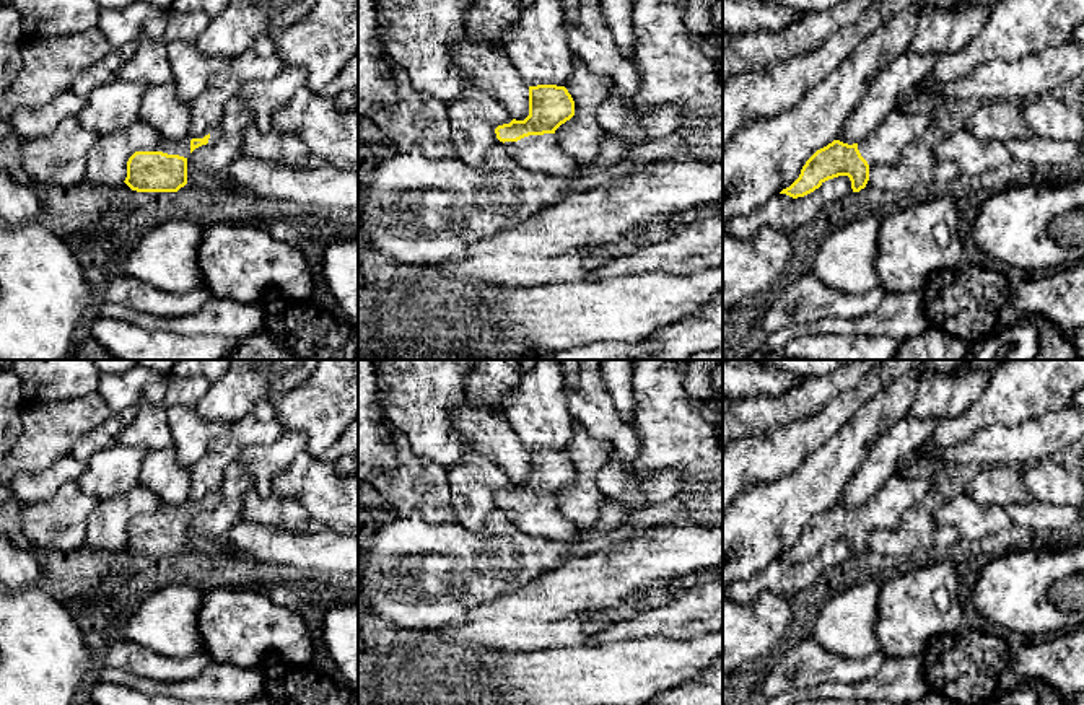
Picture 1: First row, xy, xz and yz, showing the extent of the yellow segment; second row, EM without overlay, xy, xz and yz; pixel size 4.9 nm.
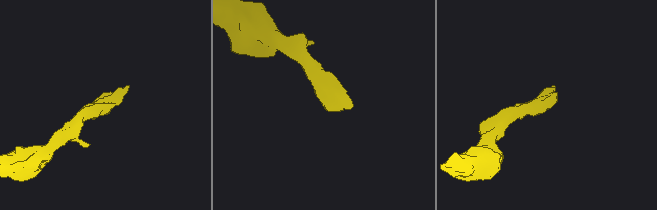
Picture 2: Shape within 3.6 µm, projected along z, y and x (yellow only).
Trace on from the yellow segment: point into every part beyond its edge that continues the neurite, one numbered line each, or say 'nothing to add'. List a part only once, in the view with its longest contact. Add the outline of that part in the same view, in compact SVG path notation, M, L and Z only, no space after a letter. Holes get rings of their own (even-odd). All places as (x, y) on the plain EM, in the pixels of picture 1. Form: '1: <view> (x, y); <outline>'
1: xz (539, 518); M555 498L529 500L516 506L513 519L519 531L552 542L570 542L578 528L560 511Z

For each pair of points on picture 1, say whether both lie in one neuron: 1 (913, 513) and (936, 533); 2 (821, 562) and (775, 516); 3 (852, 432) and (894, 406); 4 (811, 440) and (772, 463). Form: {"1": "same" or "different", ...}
{"1": "same", "2": "different", "3": "same", "4": "same"}

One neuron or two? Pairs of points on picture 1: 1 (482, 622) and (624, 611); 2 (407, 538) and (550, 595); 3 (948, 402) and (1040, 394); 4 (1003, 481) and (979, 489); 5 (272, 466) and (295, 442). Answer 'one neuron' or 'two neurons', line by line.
1: one neuron
2: two neurons
3: two neurons
4: one neuron
5: one neuron

